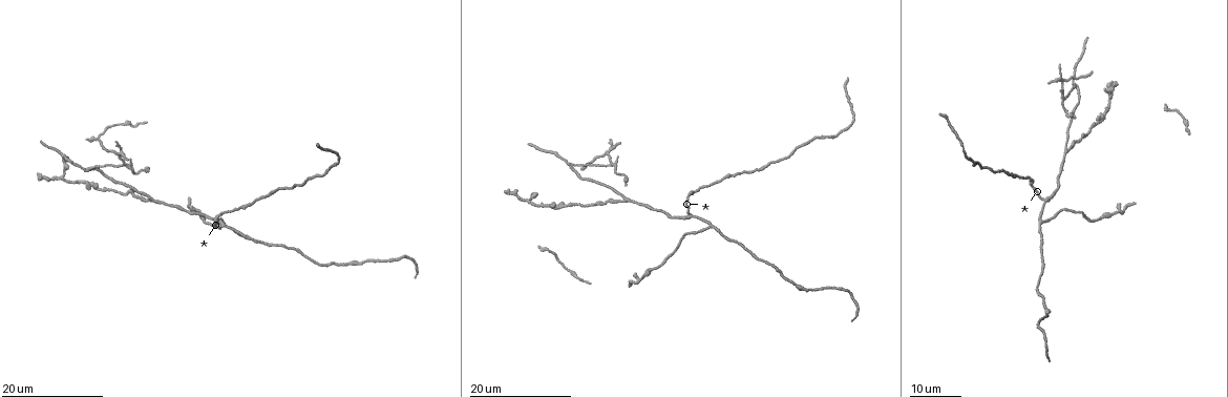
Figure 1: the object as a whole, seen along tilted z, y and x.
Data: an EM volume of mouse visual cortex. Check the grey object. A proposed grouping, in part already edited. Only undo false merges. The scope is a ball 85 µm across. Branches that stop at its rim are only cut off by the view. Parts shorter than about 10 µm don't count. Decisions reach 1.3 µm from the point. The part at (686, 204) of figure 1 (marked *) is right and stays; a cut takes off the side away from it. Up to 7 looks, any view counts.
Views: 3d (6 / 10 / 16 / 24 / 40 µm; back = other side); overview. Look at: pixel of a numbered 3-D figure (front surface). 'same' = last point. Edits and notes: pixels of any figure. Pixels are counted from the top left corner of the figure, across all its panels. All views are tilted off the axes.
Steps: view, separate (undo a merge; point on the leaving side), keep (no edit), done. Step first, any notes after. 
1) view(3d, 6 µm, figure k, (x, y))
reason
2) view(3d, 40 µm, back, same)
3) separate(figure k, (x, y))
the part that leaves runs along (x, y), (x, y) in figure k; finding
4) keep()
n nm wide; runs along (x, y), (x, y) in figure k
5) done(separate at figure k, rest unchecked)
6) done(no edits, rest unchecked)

view(3d, 24 µm, figure 1, (1065, 149))
branch point

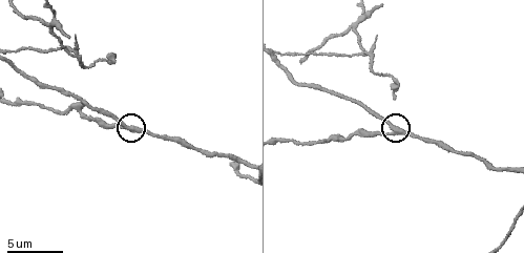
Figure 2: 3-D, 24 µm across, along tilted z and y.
view(3d, 6 µm, figure 2, (129, 126))

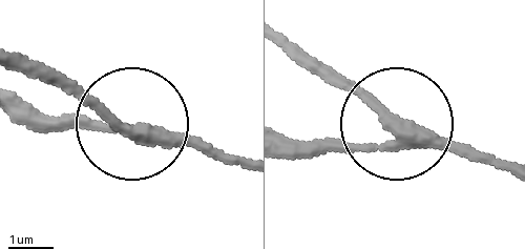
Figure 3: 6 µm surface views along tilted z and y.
separate(figure 3, (99, 129))
side arm 37 µm; the part that leaves runs along (154, 139), (22, 116) in figure 3; a second neuron is stuck on

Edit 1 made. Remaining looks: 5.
view(3d, 16 µm, figure 1, (1045, 199))
side arm on a straight run

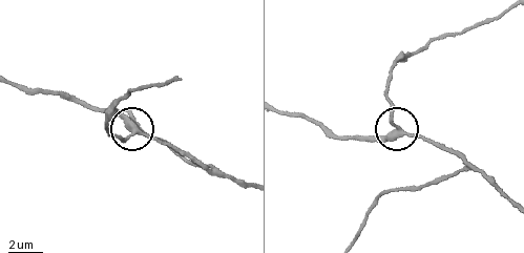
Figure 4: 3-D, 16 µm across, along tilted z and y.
view(3d, 10 µm, figure 4, (402, 132))

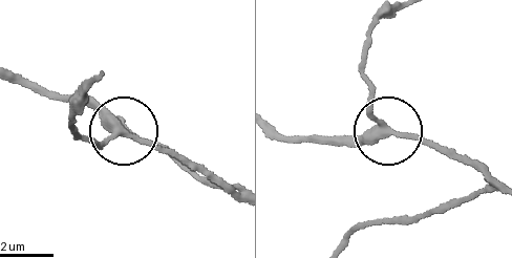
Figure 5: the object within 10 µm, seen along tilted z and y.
keep()
side arm 51 µm; 3 arms; one neuron here

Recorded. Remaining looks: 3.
view(3d, 16 µm, figure 1, (709, 228))
three-way junction

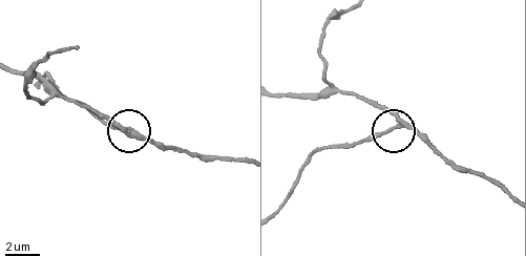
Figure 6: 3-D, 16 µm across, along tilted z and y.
view(3d, 6 µm, figure 6, (396, 127))

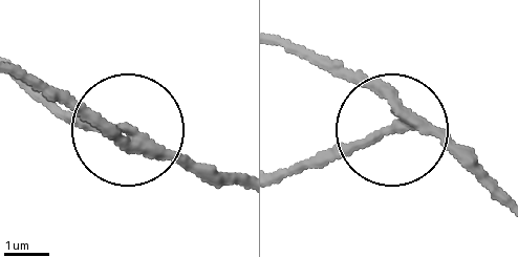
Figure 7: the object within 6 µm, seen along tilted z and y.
separate(figure 7, (357, 144))
220 nm wide; two neurons meet here

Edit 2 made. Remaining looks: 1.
done(separate at figure 3, separate at figure 7, rest unchecked)

